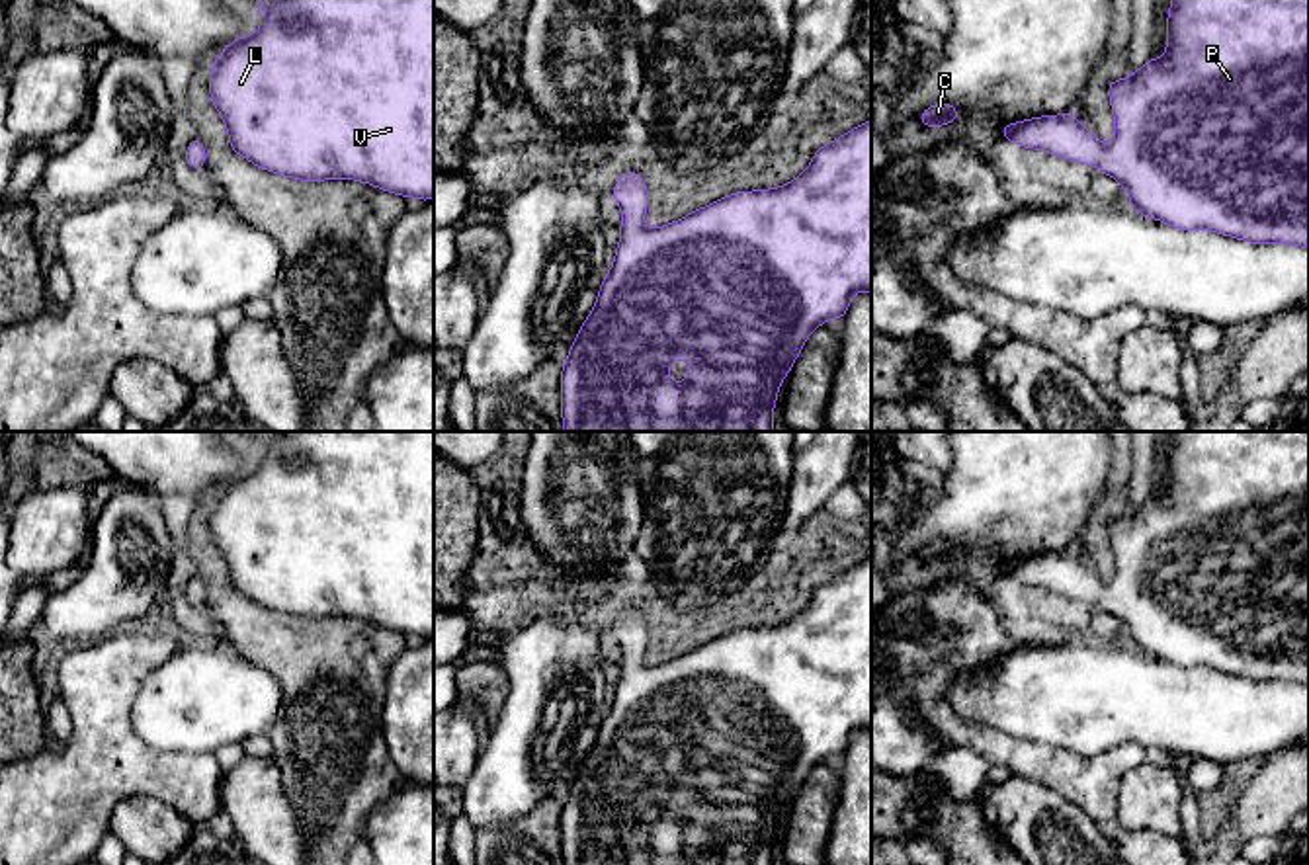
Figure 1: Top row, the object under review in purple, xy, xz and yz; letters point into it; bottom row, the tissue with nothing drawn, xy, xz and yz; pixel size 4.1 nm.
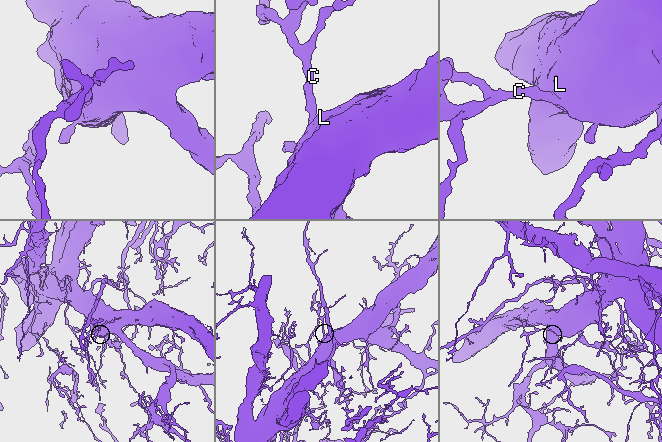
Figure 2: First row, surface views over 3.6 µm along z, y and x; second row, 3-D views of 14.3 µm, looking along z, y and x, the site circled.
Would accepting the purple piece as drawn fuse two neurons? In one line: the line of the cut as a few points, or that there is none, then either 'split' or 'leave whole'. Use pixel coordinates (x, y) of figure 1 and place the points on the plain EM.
no cut | leave whole

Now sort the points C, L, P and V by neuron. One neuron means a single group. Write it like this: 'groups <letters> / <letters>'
groups C L P V

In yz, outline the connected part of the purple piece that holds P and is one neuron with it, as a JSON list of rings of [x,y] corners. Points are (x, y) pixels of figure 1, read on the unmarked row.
[[[1174,432],[1166,463],[1166,494],[1108,521],[1116,558],[1108,584],[1073,551],[1006,560],[1002,578],[1092,601],[1123,623],[1133,648],[1174,666],[1309,685],[1309,432]]]

